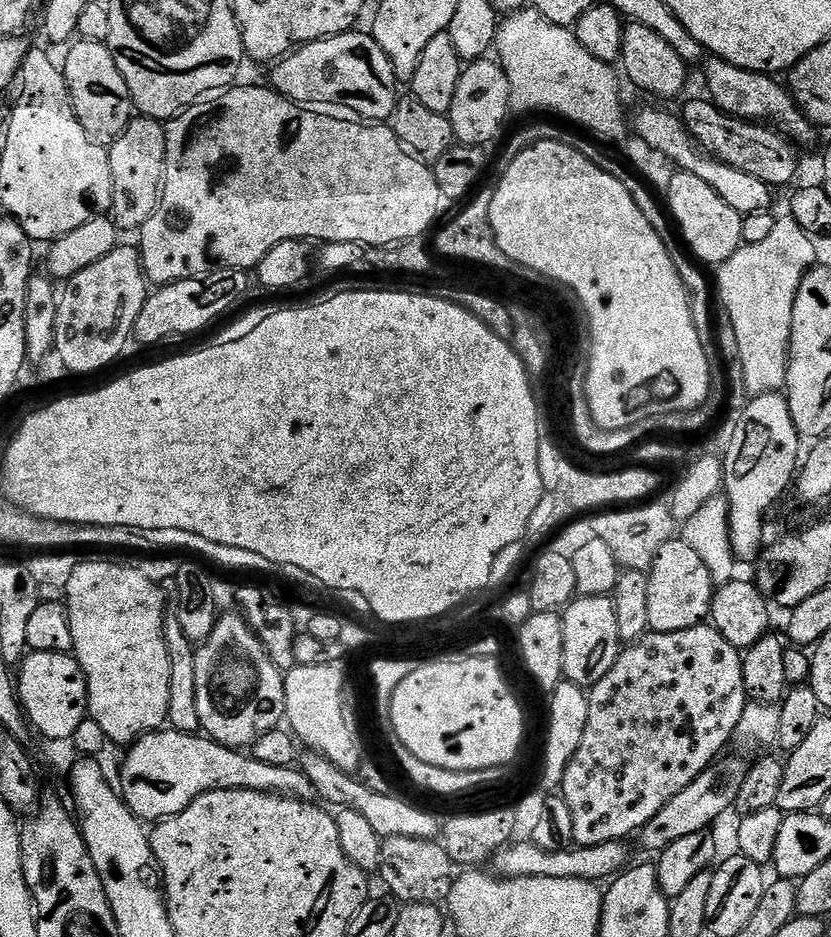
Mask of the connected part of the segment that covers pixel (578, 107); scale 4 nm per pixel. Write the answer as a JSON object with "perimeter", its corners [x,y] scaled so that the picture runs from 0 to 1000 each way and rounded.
{"perimeter":[[[639,6],[615,14],[608,21],[611,22],[608,26],[605,22],[597,35],[594,55],[614,88],[615,114],[620,118],[622,115],[626,120],[680,124],[684,127],[680,129],[727,152],[746,149],[758,141],[757,125],[756,128],[751,125],[742,74],[715,62],[715,58],[705,58],[688,30],[667,28],[667,23]]]}

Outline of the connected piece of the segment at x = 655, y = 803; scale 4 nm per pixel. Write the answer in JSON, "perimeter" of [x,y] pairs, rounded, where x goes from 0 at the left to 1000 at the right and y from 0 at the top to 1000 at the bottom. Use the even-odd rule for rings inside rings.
{"perimeter":[[[848,664],[840,668],[835,668],[830,672],[811,672],[810,674],[781,673],[779,679],[769,680],[764,685],[767,687],[761,687],[757,692],[755,688],[755,691],[747,695],[746,700],[739,707],[739,711],[734,711],[729,724],[724,724],[708,739],[708,765],[705,766],[705,779],[700,783],[700,792],[696,796],[691,809],[681,818],[681,822],[679,823],[679,834],[671,839],[673,844],[676,846],[679,855],[681,856],[681,860],[686,860],[686,869],[691,876],[691,902],[700,905],[704,905],[705,903],[724,903],[729,899],[739,899],[740,896],[751,899],[757,895],[755,892],[764,893],[770,885],[777,882],[777,877],[782,877],[782,873],[787,873],[787,869],[792,869],[792,864],[797,864],[797,860],[801,860],[801,856],[806,856],[806,852],[811,852],[811,847],[821,847],[821,843],[826,843],[826,839],[830,839],[830,835],[839,832],[848,822],[862,814],[864,808],[872,801],[870,798],[874,797],[880,790],[883,790],[886,780],[888,779],[888,771],[893,771],[893,758],[903,750],[900,737],[895,731],[895,725],[893,724],[893,707],[895,705],[895,702],[892,693],[878,689],[878,685],[874,685],[874,681],[869,681],[869,677],[864,677],[864,672],[857,669],[856,665]]]}

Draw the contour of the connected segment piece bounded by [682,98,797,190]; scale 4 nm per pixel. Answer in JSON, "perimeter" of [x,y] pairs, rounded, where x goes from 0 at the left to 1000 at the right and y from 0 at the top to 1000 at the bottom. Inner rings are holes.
{"perimeter":[[[856,106],[833,107],[821,118],[821,127],[826,139],[834,149],[847,159],[852,165],[870,175],[883,177],[883,181],[894,181],[922,194],[930,202],[937,203],[942,196],[948,196],[958,188],[958,162],[954,150],[940,143],[933,136],[921,134],[915,130],[889,128],[886,124],[876,124]]]}

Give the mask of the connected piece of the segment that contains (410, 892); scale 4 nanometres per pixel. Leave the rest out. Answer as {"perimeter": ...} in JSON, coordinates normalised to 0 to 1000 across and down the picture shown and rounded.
{"perimeter":[[[469,892],[460,903],[460,920],[455,938],[468,948],[471,955],[483,966],[523,965],[533,966],[539,959],[551,934],[551,923],[537,911],[528,895],[484,894]]]}

